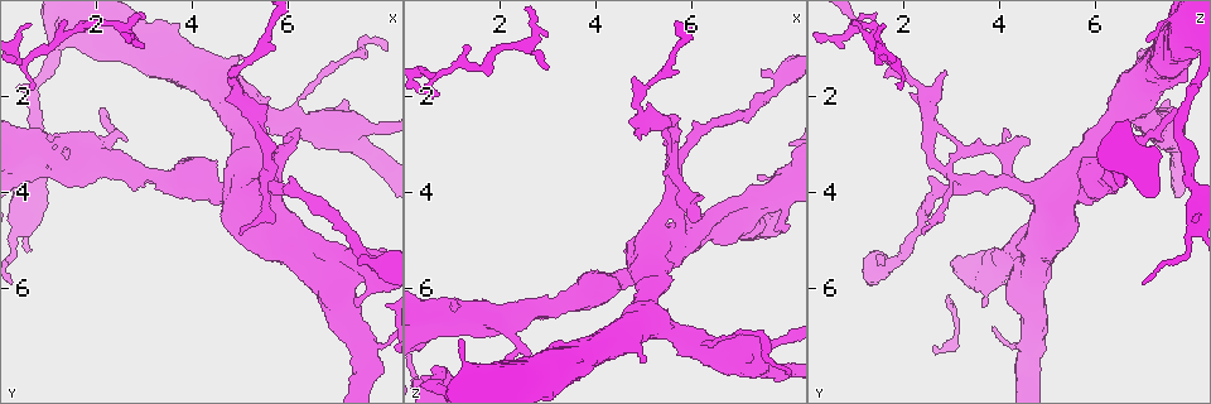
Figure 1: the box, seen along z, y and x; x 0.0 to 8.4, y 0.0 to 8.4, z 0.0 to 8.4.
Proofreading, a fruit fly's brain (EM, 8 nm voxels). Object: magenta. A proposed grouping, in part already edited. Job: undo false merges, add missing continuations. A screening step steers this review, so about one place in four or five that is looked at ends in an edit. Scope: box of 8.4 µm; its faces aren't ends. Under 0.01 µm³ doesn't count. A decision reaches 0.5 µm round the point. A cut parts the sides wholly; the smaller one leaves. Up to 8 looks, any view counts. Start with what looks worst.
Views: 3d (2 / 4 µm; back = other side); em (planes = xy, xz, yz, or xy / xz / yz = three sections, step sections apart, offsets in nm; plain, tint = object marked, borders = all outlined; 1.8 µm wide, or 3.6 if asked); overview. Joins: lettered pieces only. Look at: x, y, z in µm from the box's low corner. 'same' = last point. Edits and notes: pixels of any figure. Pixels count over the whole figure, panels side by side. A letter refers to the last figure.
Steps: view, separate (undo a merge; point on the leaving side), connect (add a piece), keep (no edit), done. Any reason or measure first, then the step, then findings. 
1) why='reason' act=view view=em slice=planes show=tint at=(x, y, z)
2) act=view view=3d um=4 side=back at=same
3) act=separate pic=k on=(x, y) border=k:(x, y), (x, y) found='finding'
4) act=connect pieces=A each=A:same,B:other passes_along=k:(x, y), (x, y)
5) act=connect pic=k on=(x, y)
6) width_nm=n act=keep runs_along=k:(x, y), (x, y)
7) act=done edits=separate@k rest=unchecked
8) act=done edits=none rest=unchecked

why='tapers out' act=view view=em slice=xz step=8 show=tint at=(1.20, 0.90, 7.10)

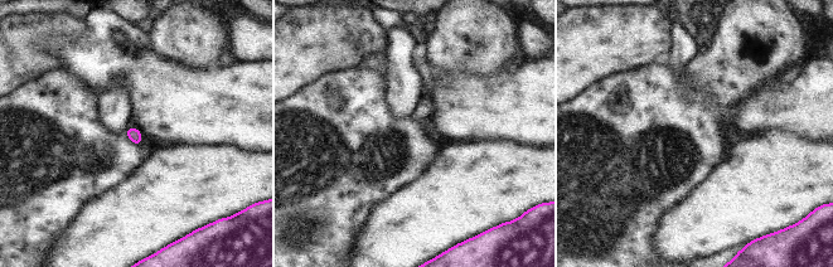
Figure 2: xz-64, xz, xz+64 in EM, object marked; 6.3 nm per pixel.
act=view view=em slice=planes show=borders at=same

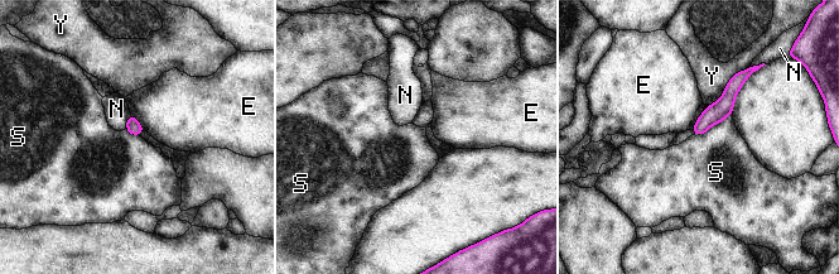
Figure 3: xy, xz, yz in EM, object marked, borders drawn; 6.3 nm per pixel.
act=keep each=E:other,N:other,S:other,Y:other runs_along=3:(742, 78), (697, 131) found='no lettered piece goes on from it'

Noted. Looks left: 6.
why='branch stops here' act=view view=3d um=2 at=(6.10, 3.05, 4.70)

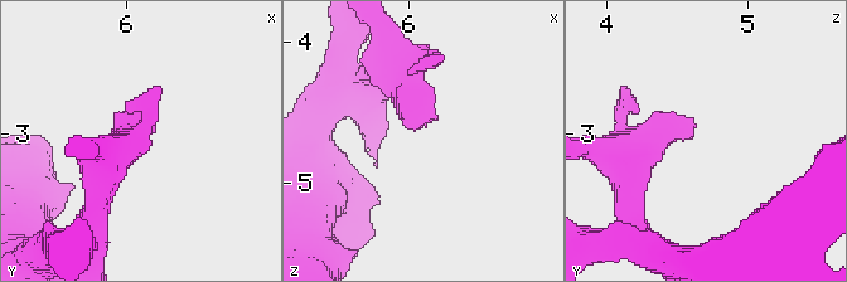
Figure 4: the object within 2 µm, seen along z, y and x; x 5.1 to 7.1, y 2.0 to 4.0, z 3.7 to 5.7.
act=view view=em um=3.6 slice=xz step=8 show=tint at=(6.06, 2.98, 4.62)

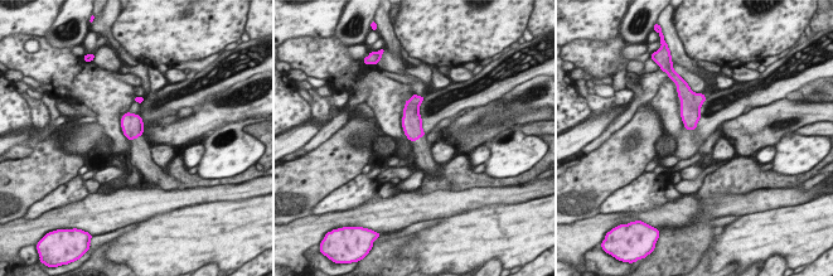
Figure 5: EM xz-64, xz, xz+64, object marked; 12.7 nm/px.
act=view view=em um=3.6 slice=planes show=borders at=same

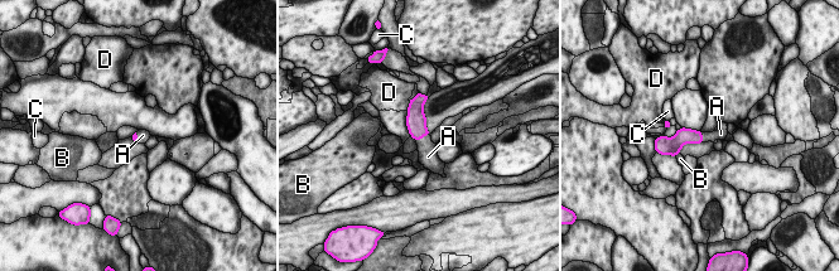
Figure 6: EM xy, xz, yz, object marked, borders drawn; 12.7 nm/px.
longest_contact=A:190nm act=connect pieces=A each=A:same,B:other,C:other,D:other passes_along=6:(415, 120), (423, 136), (428, 155) found='the neuron continues'

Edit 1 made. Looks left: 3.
why='thick turns thin' act=view view=em slice=planes show=tint at=(6.35, 5.00, 4.70)

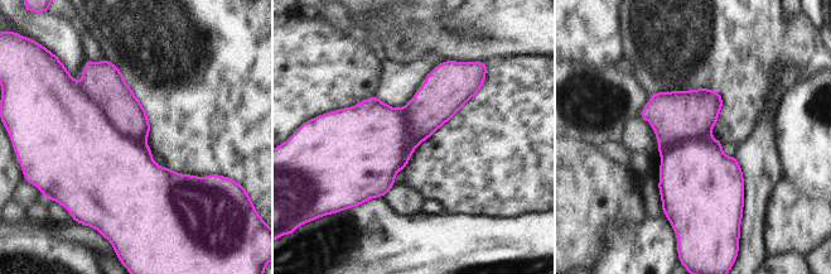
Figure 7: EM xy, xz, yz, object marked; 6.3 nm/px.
act=view view=em slice=planes show=borders at=same

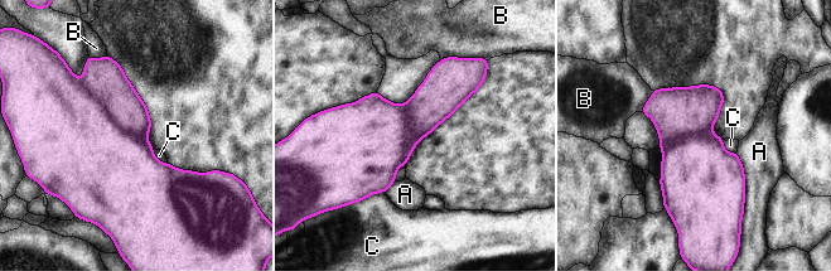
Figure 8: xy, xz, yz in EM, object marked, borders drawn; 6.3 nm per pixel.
act=separate pic=8 on=(105, 78) each=A:other,B:other,C:other border=8:(82, 81), (127, 131), (146, 140) found='a second neuron is stuck on'

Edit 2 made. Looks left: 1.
act=done edits=connect@6,separate@8 rest=unchecked

